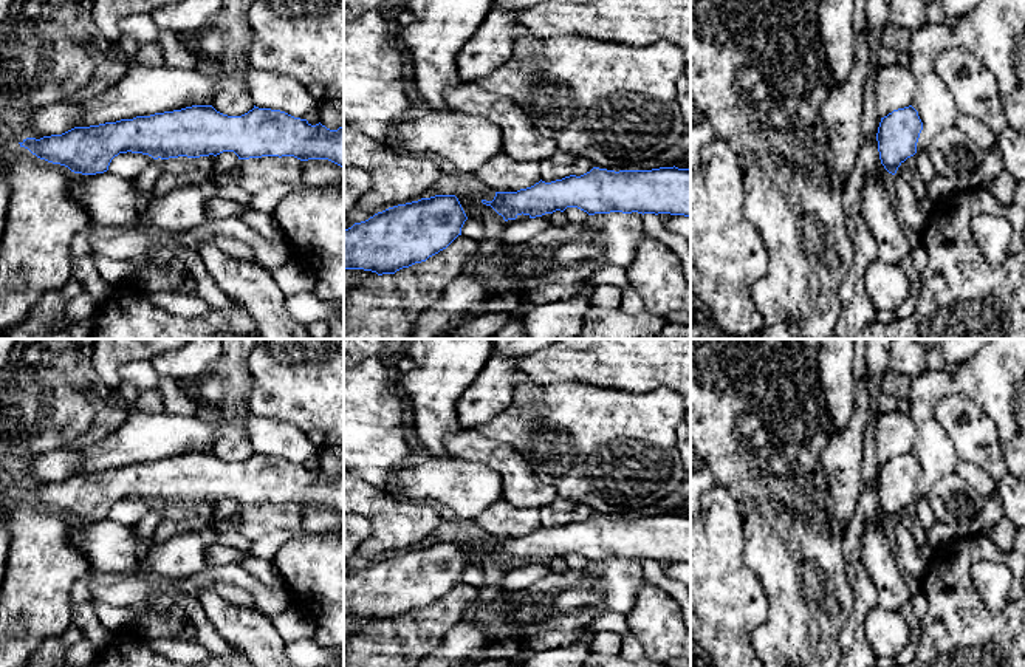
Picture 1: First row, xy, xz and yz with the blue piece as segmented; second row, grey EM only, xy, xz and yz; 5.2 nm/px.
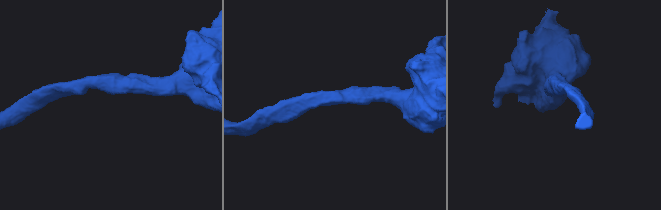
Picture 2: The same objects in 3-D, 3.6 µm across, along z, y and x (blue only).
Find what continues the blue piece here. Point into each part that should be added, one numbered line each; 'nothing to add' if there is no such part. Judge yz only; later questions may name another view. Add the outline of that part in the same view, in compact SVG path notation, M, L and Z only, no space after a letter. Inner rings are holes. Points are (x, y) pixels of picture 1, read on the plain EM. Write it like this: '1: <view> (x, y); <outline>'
nothing to add

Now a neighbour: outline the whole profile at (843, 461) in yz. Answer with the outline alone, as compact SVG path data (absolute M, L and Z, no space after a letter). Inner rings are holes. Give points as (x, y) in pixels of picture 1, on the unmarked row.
M867 375L856 382L856 405L853 416L841 435L830 440L821 457L833 512L830 520L838 526L839 535L847 529L858 511L861 497L866 430L870 422L870 399Z

